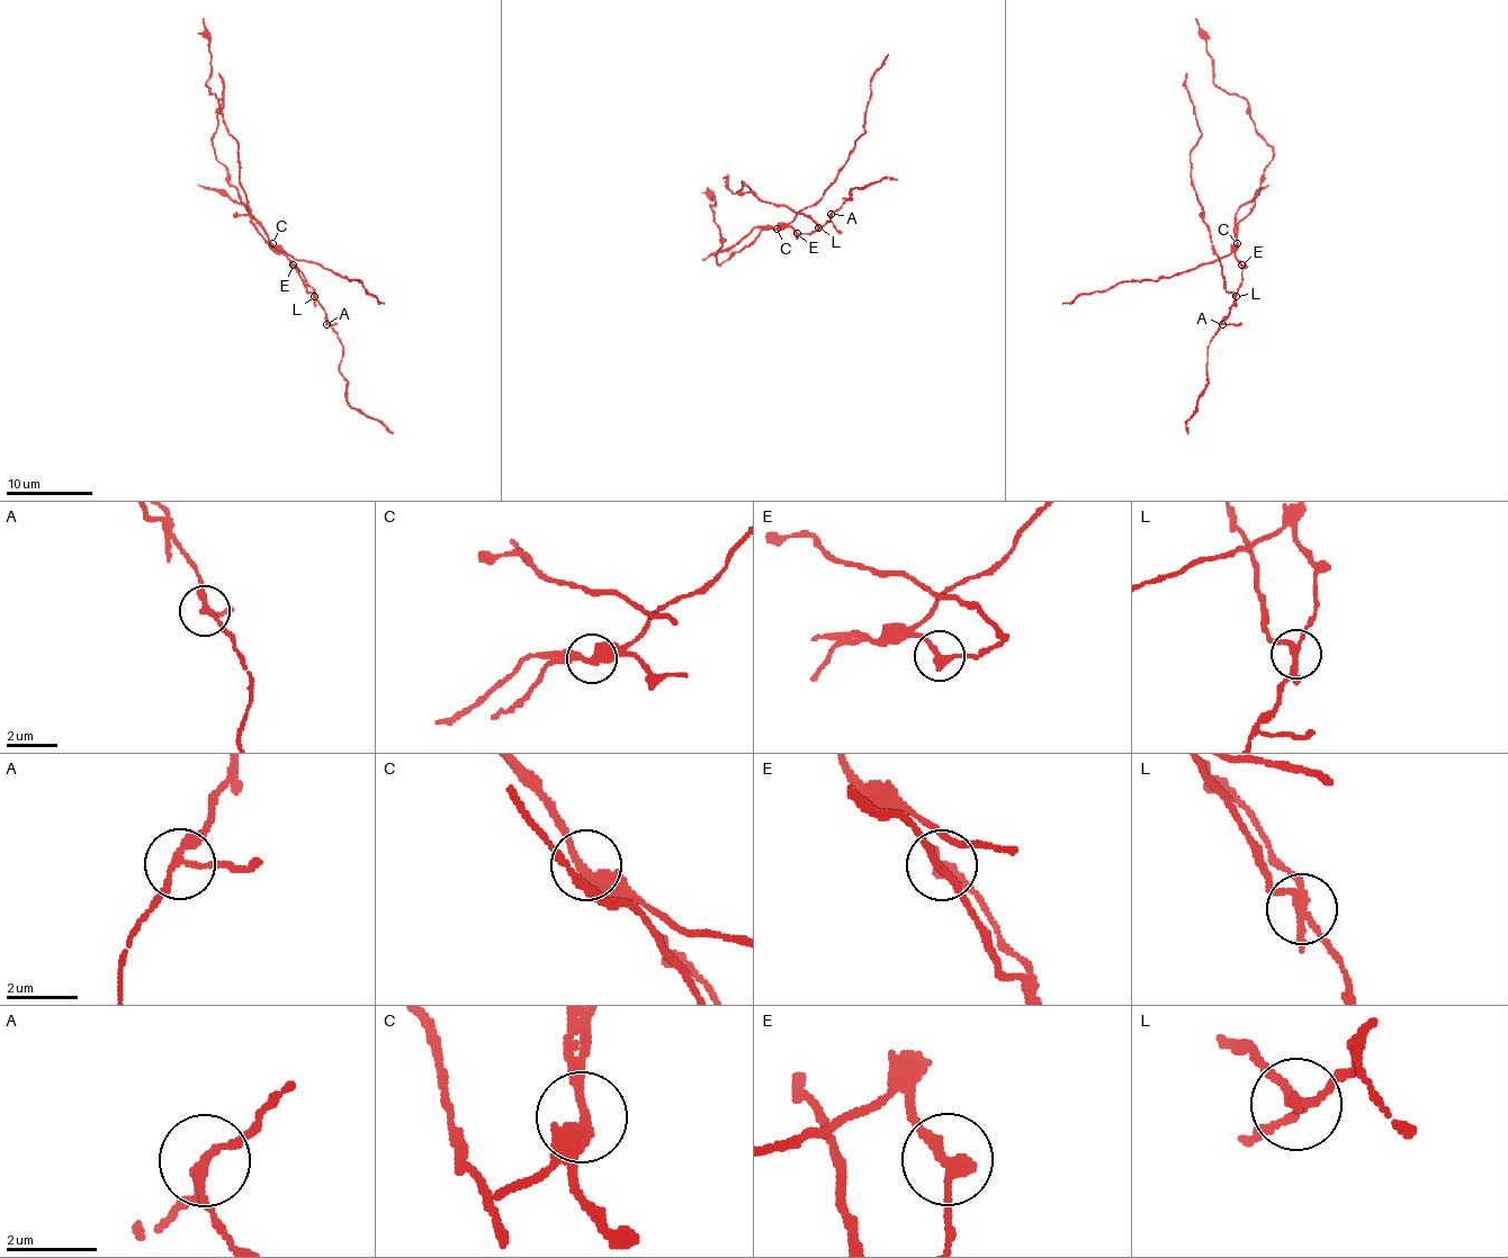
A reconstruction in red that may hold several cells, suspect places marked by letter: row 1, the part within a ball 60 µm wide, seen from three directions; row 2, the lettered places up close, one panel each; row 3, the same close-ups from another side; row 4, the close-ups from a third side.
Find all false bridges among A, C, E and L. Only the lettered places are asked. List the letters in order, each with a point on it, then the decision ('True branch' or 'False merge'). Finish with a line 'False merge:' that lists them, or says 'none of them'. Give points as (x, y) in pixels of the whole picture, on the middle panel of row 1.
A: Place: (831, 214). True branch
C: Place: (777, 228). False merge
E: Place: (797, 233). True branch
L: Place: (818, 227). False merge
False merge: C, L

